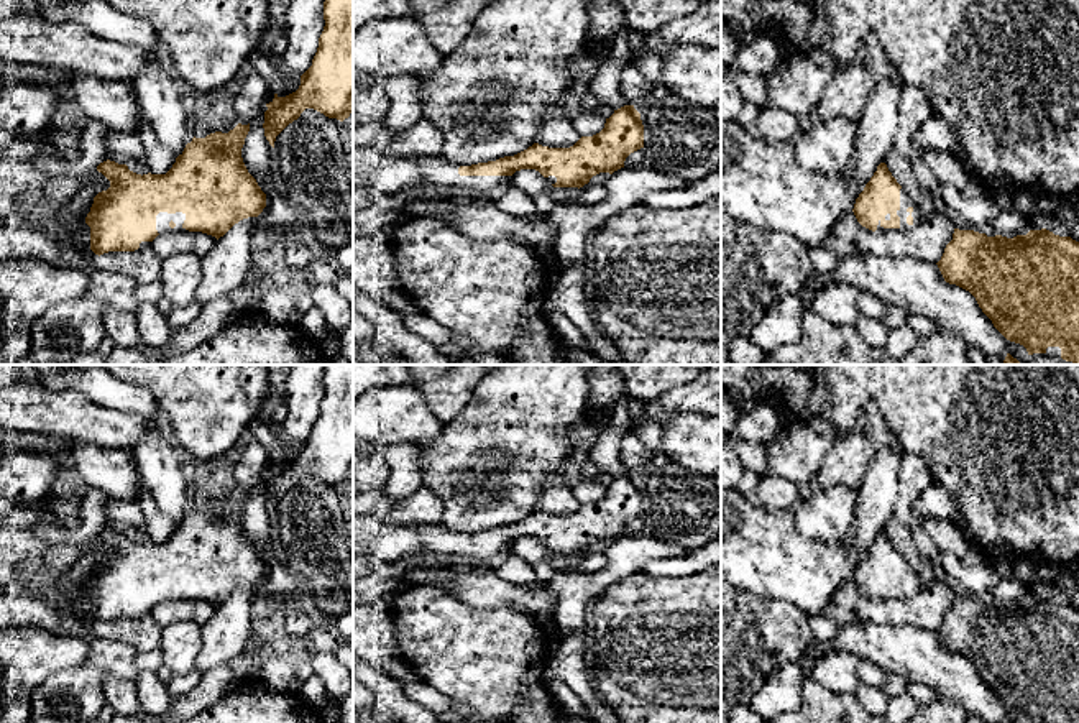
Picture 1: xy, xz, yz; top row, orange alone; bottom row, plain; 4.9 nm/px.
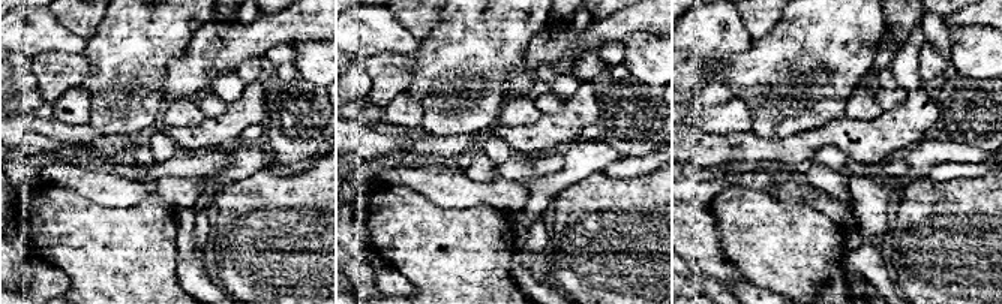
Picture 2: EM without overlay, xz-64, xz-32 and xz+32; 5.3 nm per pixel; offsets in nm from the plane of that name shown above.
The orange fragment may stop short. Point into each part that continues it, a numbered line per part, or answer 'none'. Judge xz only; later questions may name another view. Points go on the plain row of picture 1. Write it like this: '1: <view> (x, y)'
1: xz (383, 543)

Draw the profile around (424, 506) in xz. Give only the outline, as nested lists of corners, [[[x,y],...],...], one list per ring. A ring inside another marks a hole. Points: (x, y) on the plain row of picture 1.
[[[420,485],[407,498],[397,500],[396,506],[381,516],[396,526],[420,526],[442,524],[443,513],[443,500],[432,488]]]

